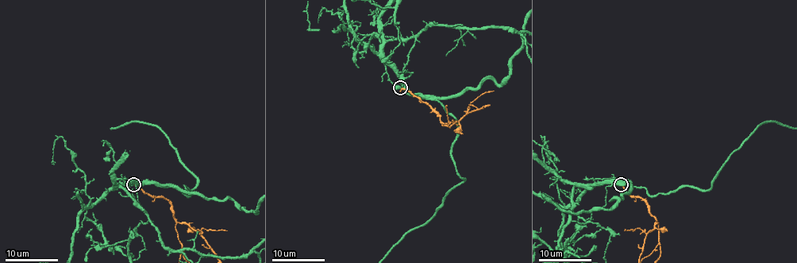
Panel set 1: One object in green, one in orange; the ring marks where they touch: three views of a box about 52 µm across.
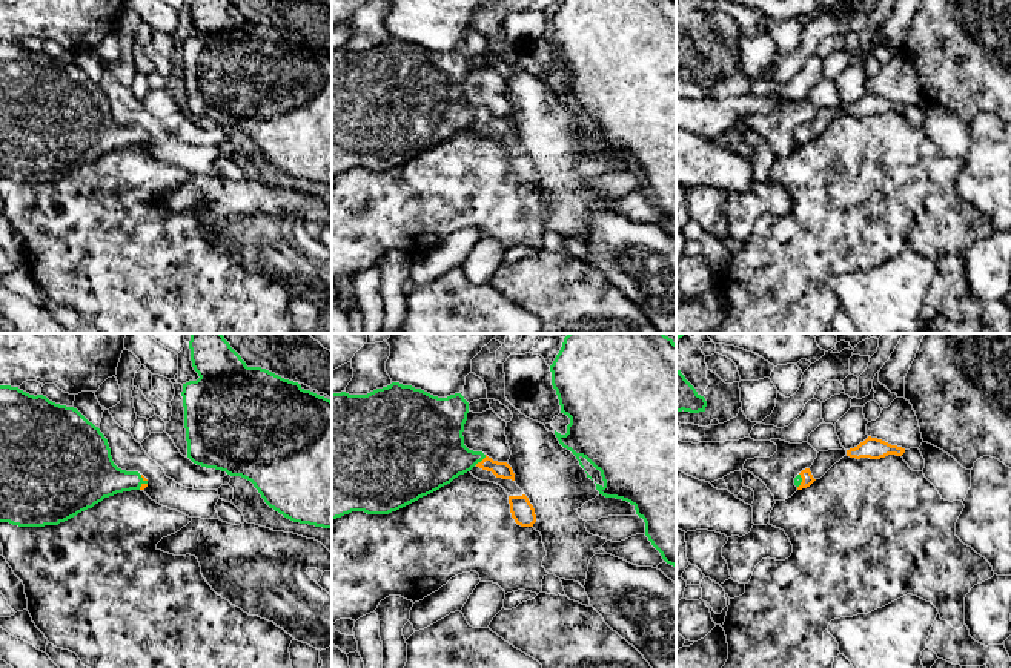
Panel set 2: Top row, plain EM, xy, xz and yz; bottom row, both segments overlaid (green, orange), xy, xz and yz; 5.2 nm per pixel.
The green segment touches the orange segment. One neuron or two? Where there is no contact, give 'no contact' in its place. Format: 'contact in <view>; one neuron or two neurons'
contact in xz; one neuron

